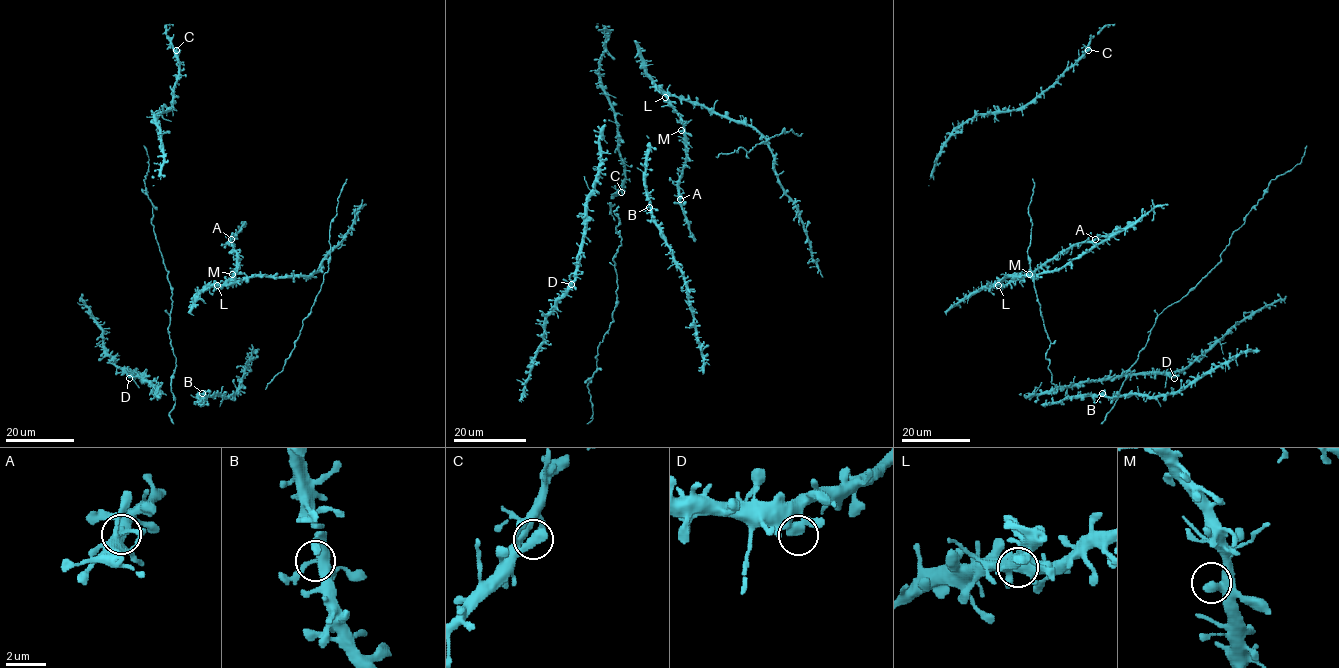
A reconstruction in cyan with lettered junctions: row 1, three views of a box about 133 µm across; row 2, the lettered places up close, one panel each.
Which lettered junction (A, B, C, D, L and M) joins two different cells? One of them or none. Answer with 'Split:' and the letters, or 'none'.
Split: none

